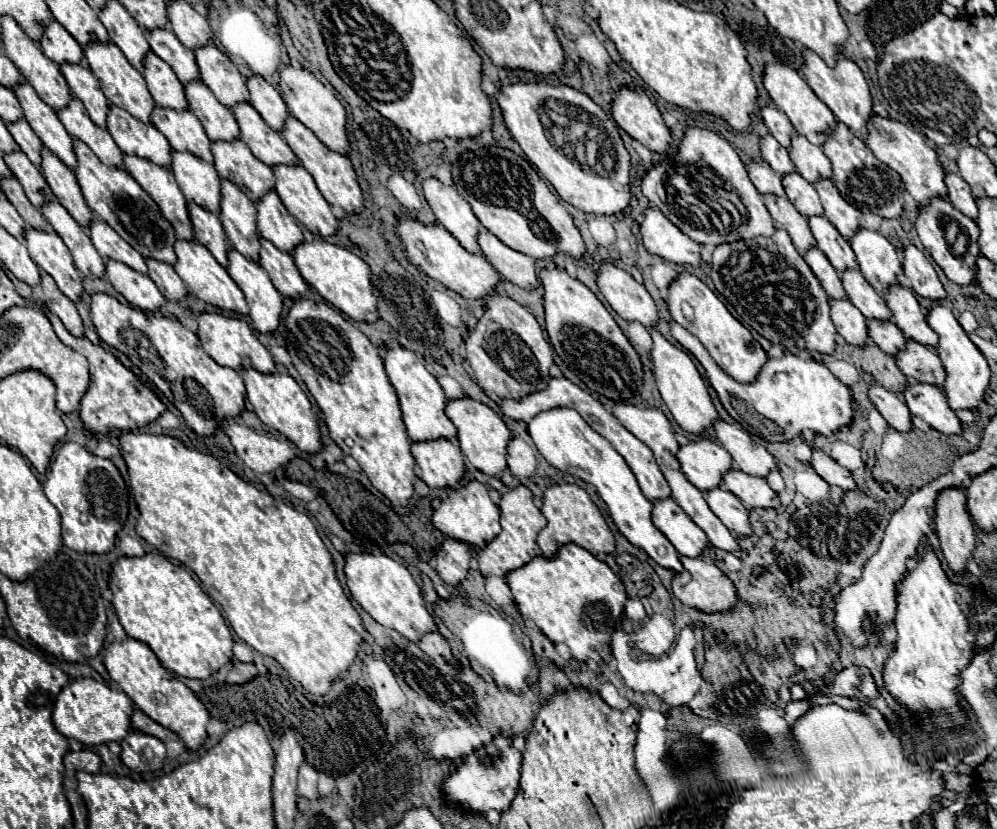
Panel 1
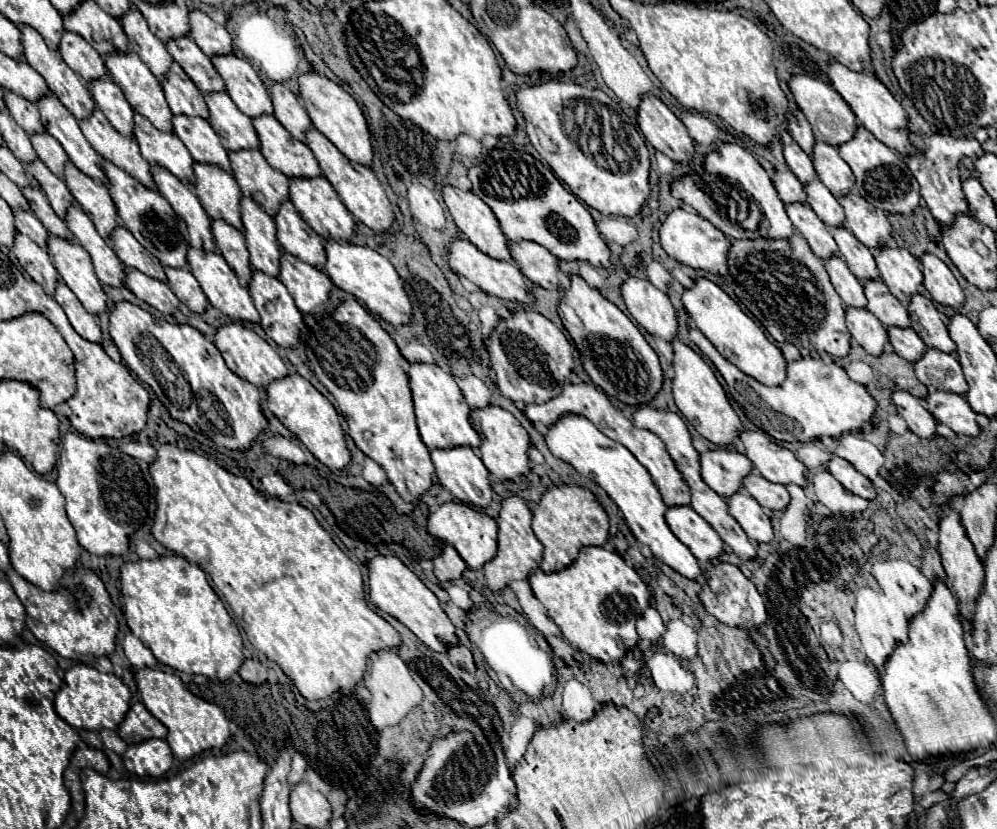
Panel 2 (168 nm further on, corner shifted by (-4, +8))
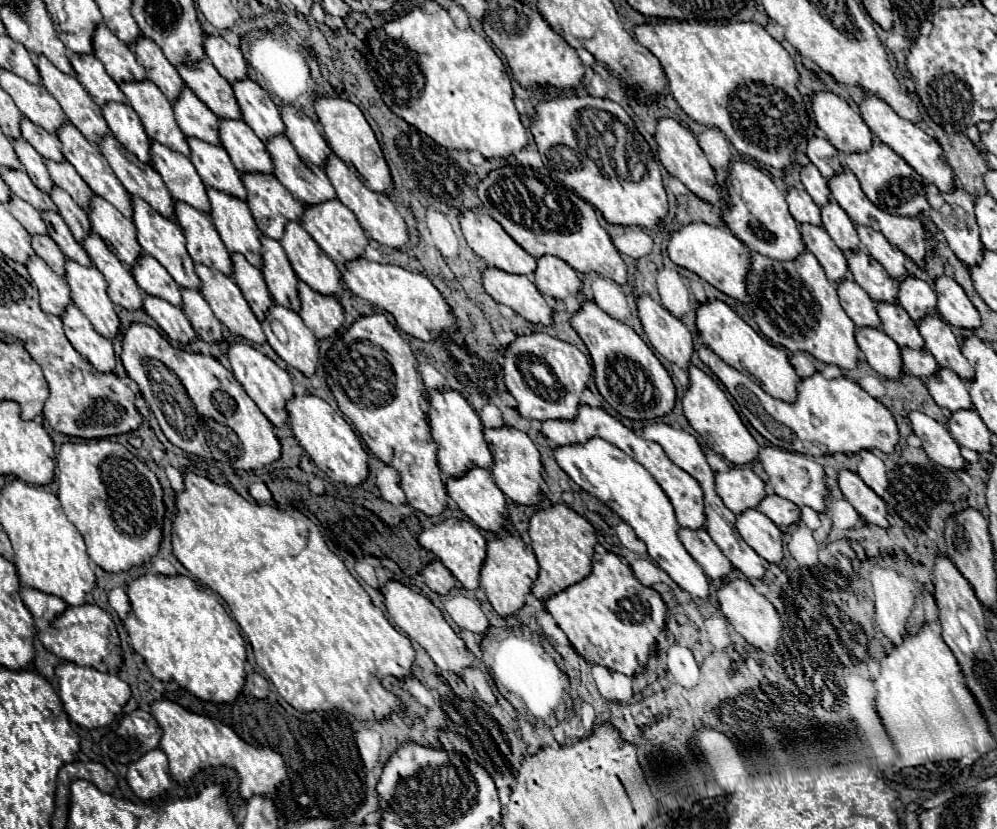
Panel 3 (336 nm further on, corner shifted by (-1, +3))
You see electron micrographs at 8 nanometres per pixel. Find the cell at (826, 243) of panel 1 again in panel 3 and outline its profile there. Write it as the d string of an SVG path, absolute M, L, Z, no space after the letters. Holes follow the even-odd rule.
M865 250L847 252L849 272L853 280L871 296L873 302L897 302L897 284L887 276L877 260L873 260Z

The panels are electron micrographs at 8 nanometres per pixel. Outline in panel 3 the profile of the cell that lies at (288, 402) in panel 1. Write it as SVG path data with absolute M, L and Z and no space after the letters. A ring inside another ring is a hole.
M305 394L305 396L295 396L287 404L287 412L289 412L289 426L295 438L305 448L307 456L317 464L317 468L321 468L331 480L343 482L347 486L359 486L367 480L369 454L363 448L355 430L337 410L333 410L321 398Z

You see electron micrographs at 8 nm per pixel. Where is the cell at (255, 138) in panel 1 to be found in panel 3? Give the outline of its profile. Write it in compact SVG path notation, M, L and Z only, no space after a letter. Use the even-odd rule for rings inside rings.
M285 136L271 138L267 142L267 150L273 158L273 174L291 192L291 196L303 204L303 208L337 198L327 174L321 168L301 160Z

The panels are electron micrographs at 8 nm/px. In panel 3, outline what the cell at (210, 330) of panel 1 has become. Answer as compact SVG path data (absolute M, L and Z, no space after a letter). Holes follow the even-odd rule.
M241 342L231 344L227 356L229 356L235 378L241 382L241 386L253 398L253 402L259 406L259 410L267 416L267 420L277 428L285 428L289 424L289 414L285 410L285 404L293 398L293 382L291 382L289 374L285 370L281 370L273 360L263 356L259 350L251 348L249 344L241 344Z

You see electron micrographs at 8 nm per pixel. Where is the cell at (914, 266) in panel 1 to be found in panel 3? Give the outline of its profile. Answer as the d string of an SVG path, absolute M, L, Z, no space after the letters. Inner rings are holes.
M947 276L937 278L935 292L939 298L937 304L939 318L943 318L947 324L957 328L969 328L969 330L981 326L981 316L977 308L973 306L973 302L967 298L963 288L955 280L949 280Z

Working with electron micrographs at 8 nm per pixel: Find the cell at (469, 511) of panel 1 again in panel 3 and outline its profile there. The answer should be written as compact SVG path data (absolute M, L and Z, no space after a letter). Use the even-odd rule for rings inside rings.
M447 518L441 524L433 524L425 528L419 536L419 544L433 552L441 564L453 574L453 578L467 590L477 590L479 588L479 570L485 560L485 538L481 536L479 528L467 520L457 520L457 518Z

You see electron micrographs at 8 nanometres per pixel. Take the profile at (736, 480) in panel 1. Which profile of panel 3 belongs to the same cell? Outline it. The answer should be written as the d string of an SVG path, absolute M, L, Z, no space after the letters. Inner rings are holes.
M771 494L767 496L761 504L759 504L759 510L769 516L777 526L791 526L791 524L797 524L799 518L801 518L801 510L799 506L795 506L793 502L777 496L777 494Z

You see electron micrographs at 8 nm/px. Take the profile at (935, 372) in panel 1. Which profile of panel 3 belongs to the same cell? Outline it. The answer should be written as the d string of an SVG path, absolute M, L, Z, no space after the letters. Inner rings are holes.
M941 368L935 376L925 380L925 384L927 384L933 400L941 408L947 408L949 412L973 408L973 402L969 398L969 390L967 390L967 382L961 380L955 372Z

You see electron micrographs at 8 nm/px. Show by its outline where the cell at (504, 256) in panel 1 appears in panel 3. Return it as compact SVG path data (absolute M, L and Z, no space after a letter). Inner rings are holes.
M543 256L537 260L535 284L545 296L565 300L567 296L577 296L581 292L581 276L565 260L555 256Z

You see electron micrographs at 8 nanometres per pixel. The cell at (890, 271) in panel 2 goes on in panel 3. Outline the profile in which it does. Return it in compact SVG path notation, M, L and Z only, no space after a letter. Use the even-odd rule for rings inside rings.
M909 276L899 282L899 304L915 322L919 322L927 314L937 312L937 294L927 282Z

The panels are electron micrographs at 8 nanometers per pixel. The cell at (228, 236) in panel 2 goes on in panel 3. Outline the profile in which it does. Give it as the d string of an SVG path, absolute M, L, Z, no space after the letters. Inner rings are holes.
M231 254L231 260L233 260L233 280L241 288L243 296L249 302L257 320L265 322L267 312L275 302L273 302L271 292L267 290L261 270L253 268L241 254Z

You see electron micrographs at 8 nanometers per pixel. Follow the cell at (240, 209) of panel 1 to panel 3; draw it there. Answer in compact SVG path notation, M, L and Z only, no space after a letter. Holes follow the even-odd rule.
M263 236L263 276L267 282L267 288L273 296L273 300L285 308L291 308L293 312L301 310L299 294L297 294L297 274L281 248L281 244L273 238Z

